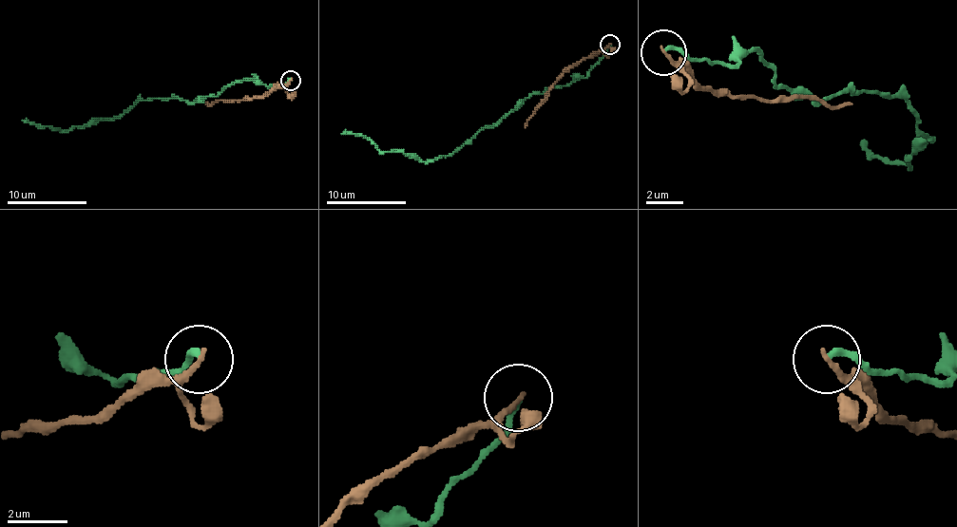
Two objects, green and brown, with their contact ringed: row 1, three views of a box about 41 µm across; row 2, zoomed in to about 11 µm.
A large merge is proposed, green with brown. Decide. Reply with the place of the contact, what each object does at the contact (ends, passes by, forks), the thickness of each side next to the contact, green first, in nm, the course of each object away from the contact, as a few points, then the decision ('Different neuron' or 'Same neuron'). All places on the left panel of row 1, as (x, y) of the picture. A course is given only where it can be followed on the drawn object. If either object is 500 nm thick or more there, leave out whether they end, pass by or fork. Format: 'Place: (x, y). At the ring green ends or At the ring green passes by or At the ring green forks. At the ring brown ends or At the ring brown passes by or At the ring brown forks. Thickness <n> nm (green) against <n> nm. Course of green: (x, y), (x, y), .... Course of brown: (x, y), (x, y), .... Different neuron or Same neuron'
Place: (290, 81). At the ring green ends. At the ring brown ends. Thickness 200 nm (green) against 190 nm. Course of green: (290, 80), (238, 80), (194, 102), (138, 100), (116, 118), (62, 130), (22, 120). Course of brown: (290, 80), (283, 86), (252, 98), (205, 104). Different neuron

